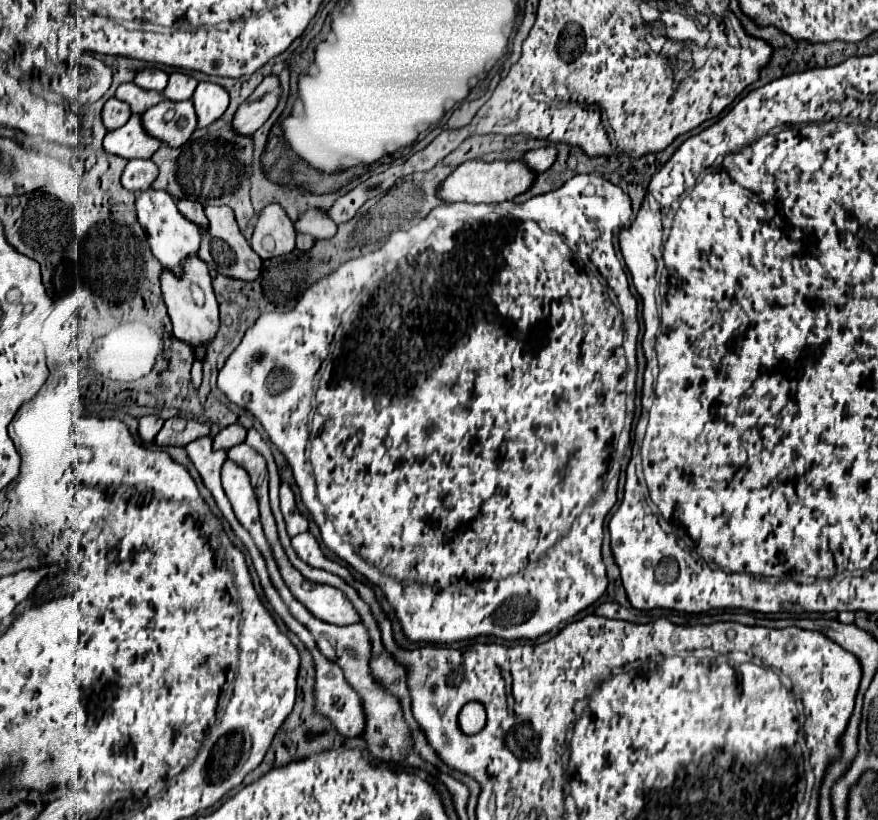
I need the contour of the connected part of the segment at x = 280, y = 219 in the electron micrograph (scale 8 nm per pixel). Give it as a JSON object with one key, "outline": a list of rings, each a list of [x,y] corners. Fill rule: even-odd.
{"outline":[[[269,204],[257,218],[251,248],[263,258],[277,258],[295,250],[295,228],[279,204]]]}

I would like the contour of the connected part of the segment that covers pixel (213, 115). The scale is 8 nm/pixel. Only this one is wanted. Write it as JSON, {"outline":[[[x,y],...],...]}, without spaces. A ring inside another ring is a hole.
{"outline":[[[199,82],[191,100],[197,114],[197,128],[205,128],[221,118],[229,106],[229,94],[211,82]]]}

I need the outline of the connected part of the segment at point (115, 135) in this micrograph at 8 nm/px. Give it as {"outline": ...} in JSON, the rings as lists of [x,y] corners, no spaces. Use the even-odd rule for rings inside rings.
{"outline":[[[131,116],[129,122],[113,132],[107,132],[103,140],[103,148],[107,154],[121,156],[125,160],[147,160],[159,150],[161,142],[153,140],[149,134],[145,134],[141,126],[141,118]]]}

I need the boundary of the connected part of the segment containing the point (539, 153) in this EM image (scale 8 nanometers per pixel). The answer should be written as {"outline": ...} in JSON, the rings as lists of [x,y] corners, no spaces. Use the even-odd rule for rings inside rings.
{"outline":[[[547,146],[547,148],[539,148],[539,150],[529,150],[525,154],[525,164],[535,170],[535,172],[545,172],[553,166],[553,162],[557,160],[557,148]]]}

